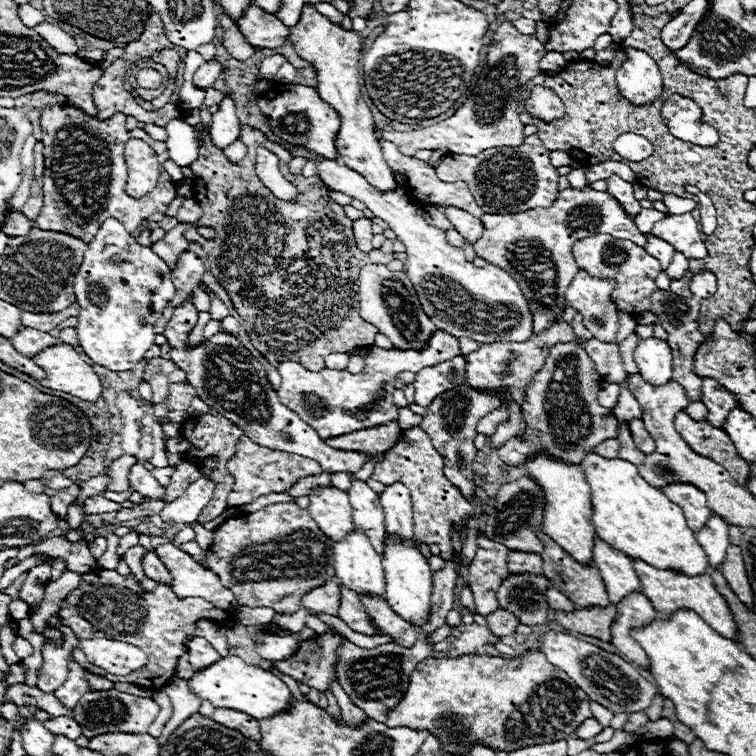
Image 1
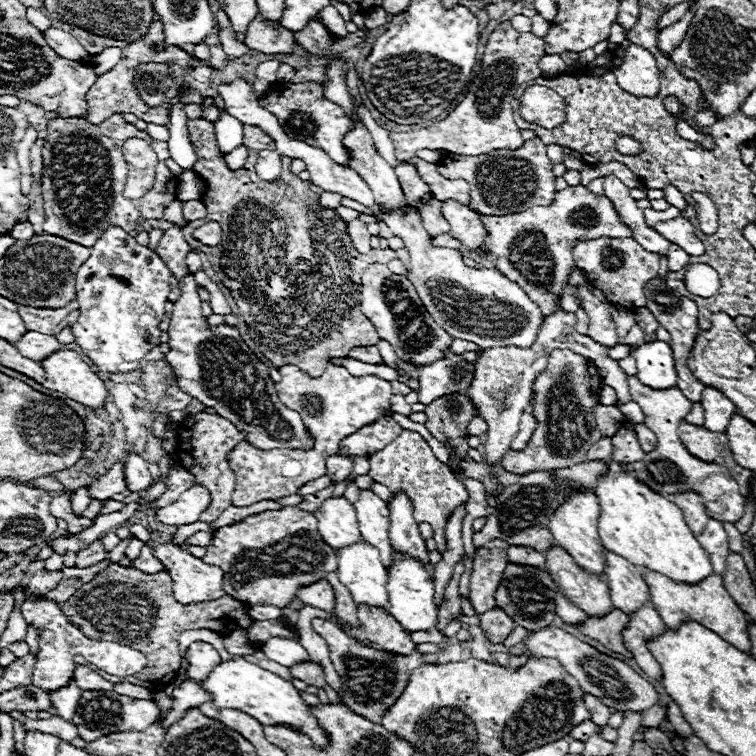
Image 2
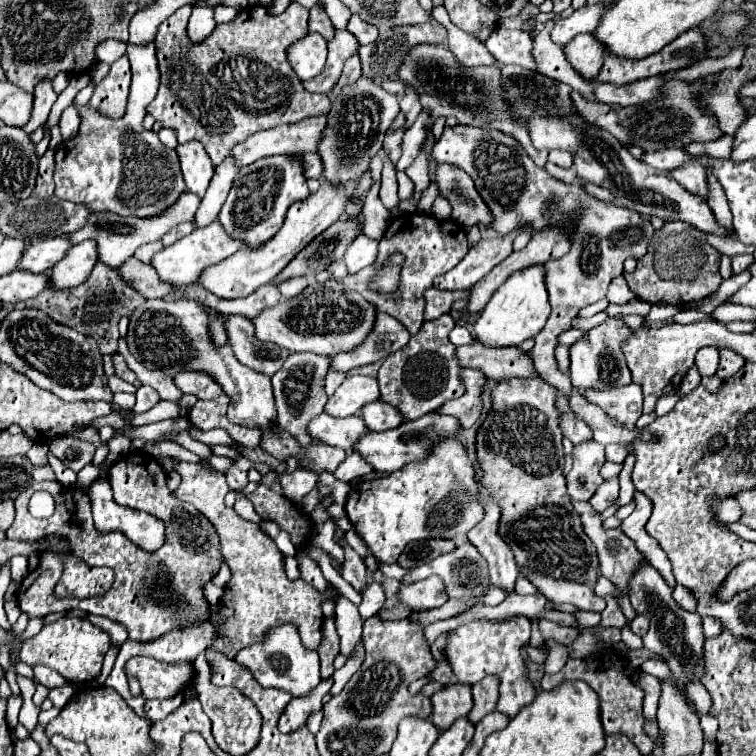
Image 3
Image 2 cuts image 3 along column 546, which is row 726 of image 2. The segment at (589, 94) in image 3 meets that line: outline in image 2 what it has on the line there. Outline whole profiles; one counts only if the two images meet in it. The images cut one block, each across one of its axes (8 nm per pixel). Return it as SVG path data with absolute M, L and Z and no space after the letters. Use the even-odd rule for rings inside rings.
M10 712L10 716L14 720L20 720L26 730L40 730L46 734L54 734L60 740L68 740L68 742L72 742L78 736L76 724L72 724L72 720L64 720L60 716L52 716L48 720L30 720L22 712Z

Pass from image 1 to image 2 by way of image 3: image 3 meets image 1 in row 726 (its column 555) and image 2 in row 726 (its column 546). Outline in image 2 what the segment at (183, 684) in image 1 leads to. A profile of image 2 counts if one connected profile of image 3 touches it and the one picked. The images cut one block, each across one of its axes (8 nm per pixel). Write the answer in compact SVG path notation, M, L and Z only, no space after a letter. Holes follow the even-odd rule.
M186 680L178 688L174 688L172 700L174 700L174 706L172 706L172 712L168 714L168 718L164 720L164 730L168 730L174 724L174 720L182 718L186 710L198 708L200 704L204 704L206 700L210 700L210 696L204 690L200 690L196 682Z

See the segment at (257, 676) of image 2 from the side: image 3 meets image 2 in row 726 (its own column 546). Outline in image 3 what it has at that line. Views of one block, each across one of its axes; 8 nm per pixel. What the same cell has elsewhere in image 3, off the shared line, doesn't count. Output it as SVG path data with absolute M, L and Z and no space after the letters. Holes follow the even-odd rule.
M532 266L512 274L490 298L490 302L480 312L474 324L474 336L480 344L490 348L510 348L520 346L524 340L534 338L546 324L550 316L548 292L544 286L544 268Z

